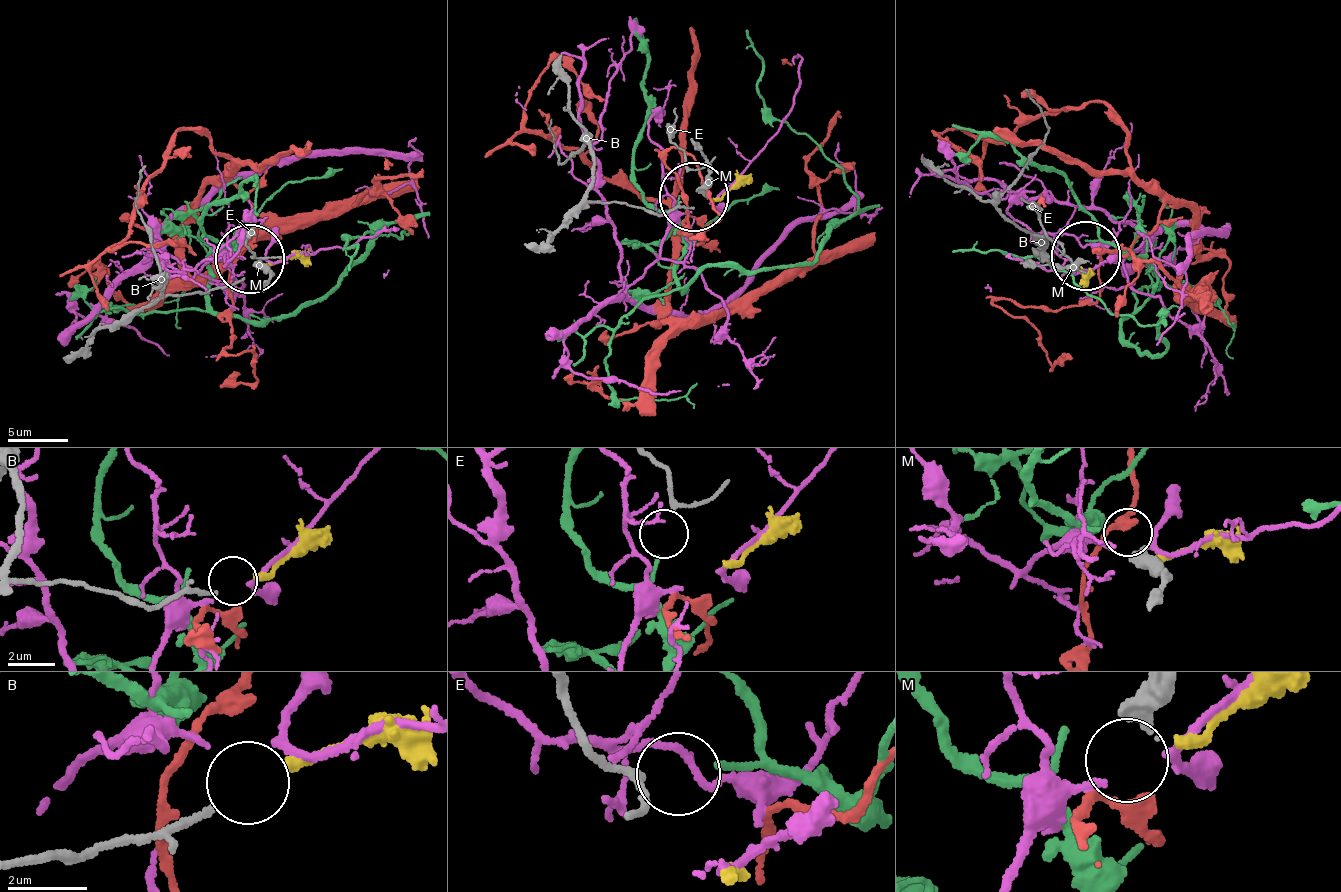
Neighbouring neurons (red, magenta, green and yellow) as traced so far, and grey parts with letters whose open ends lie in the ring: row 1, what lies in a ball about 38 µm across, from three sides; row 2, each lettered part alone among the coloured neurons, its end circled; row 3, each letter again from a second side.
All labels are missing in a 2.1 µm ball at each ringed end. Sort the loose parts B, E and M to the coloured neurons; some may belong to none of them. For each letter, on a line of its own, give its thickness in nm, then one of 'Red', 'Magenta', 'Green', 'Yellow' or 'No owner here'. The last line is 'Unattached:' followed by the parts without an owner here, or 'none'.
B: Thickness 180 nm. Yellow
E: Thickness 160 nm. Green
M: Thickness 240 nm. Red
Unattached: none

